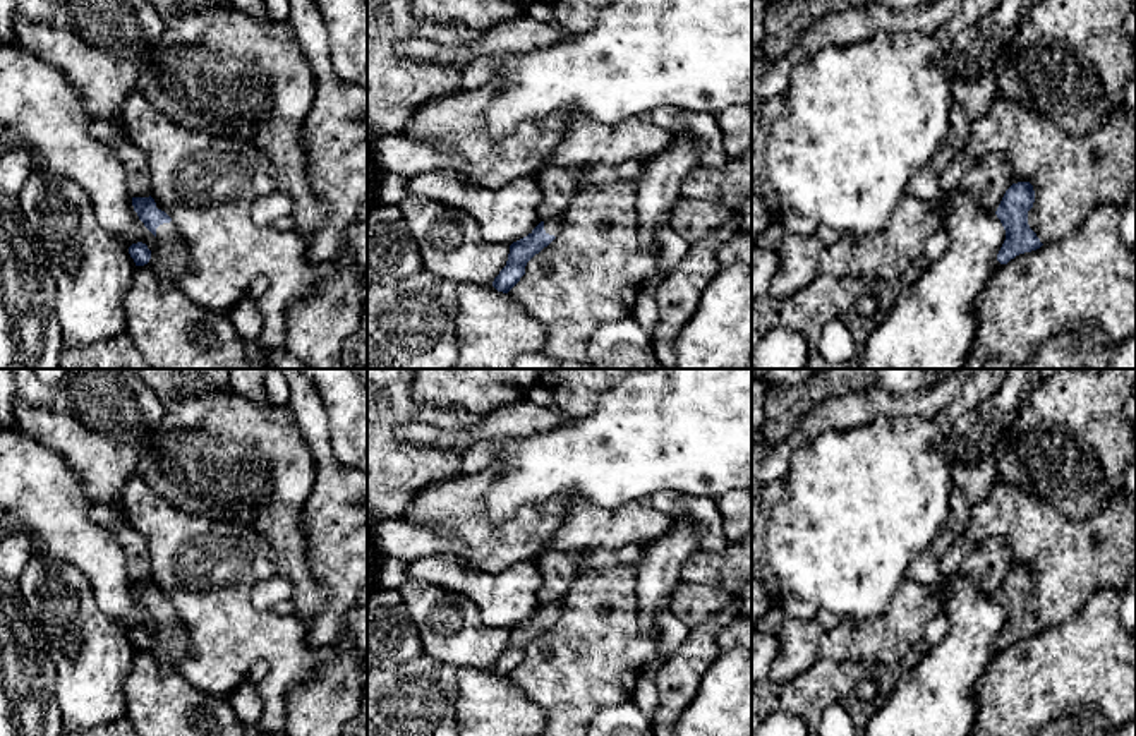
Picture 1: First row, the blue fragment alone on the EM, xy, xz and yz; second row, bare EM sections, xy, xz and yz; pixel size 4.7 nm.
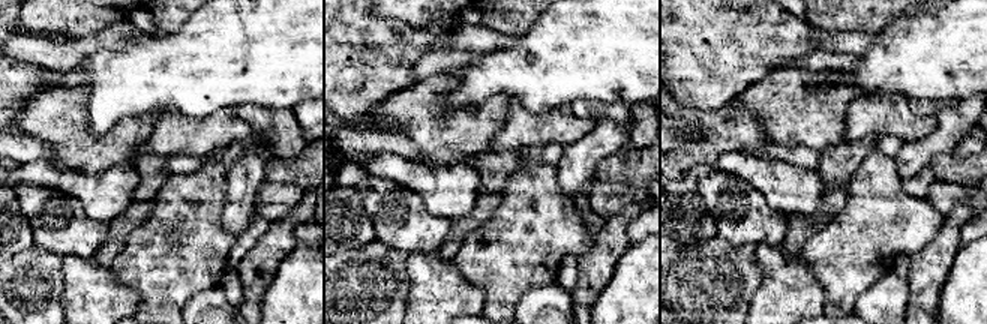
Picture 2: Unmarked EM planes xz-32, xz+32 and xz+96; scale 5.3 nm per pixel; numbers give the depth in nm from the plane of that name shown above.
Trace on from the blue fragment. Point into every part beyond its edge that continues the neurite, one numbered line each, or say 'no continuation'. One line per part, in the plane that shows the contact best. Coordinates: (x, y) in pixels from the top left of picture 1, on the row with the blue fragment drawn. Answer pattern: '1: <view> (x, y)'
1: xy (169, 259)

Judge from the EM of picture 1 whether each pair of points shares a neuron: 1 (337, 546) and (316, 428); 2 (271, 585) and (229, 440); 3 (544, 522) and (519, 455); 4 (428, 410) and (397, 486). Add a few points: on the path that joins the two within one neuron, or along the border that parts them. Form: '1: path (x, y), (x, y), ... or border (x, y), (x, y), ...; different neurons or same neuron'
1: path (338, 517), (338, 488), (325, 457); same neuron
2: border (277, 573), (292, 585), (292, 597); different neurons
3: border (574, 498), (555, 494), (520, 506), (501, 522); different neurons
4: path (404, 412), (388, 426), (388, 462); same neuron

